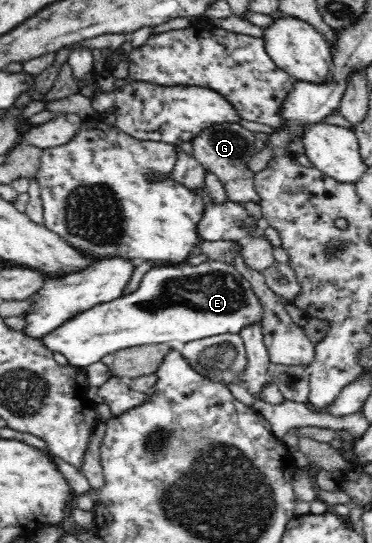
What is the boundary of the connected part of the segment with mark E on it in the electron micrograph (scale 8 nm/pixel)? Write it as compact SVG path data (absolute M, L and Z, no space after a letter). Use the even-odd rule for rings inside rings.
M208 259L201 264L188 261L170 263L166 267L152 269L144 274L138 287L122 297L93 305L90 309L66 320L52 333L40 337L38 342L52 352L63 355L72 368L85 371L90 365L99 363L109 353L140 345L172 344L180 347L190 341L197 341L213 335L240 333L245 325L261 319L262 301L252 290L251 283L234 269L232 263Z

